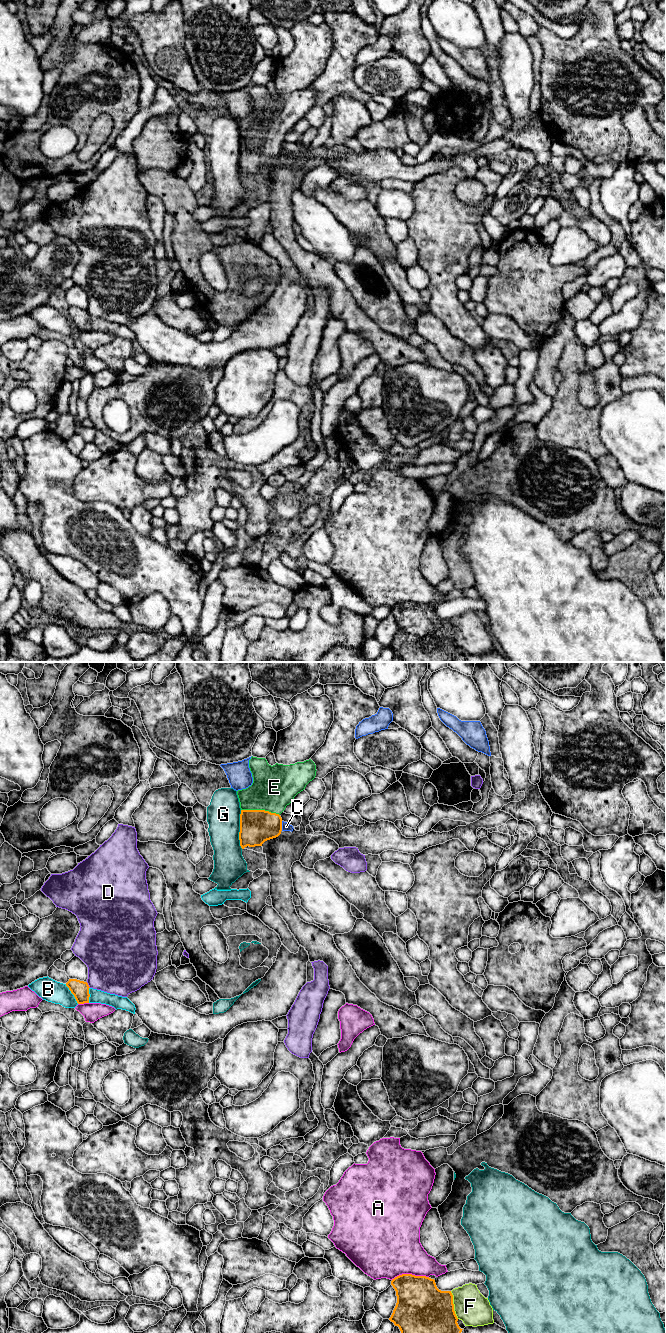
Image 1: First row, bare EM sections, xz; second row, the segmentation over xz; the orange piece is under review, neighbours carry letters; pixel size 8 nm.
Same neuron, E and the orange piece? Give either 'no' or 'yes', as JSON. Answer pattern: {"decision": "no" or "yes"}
{"decision": "yes"}

